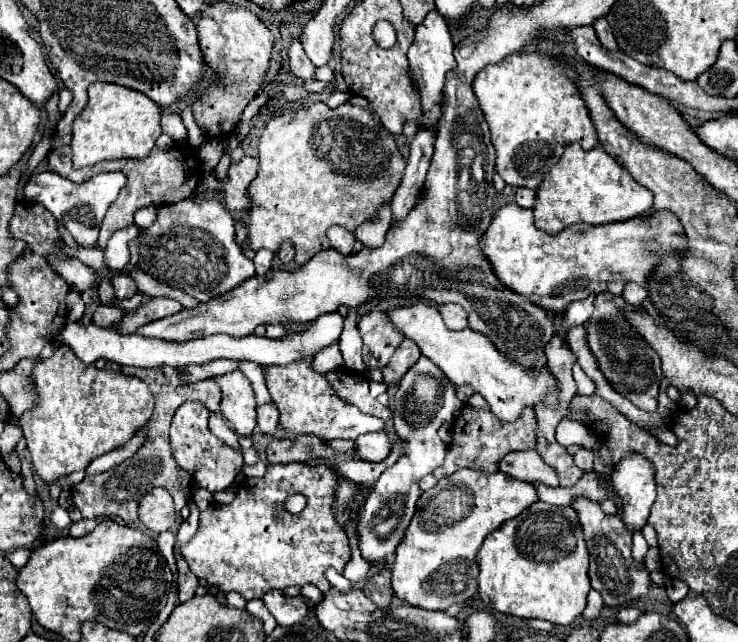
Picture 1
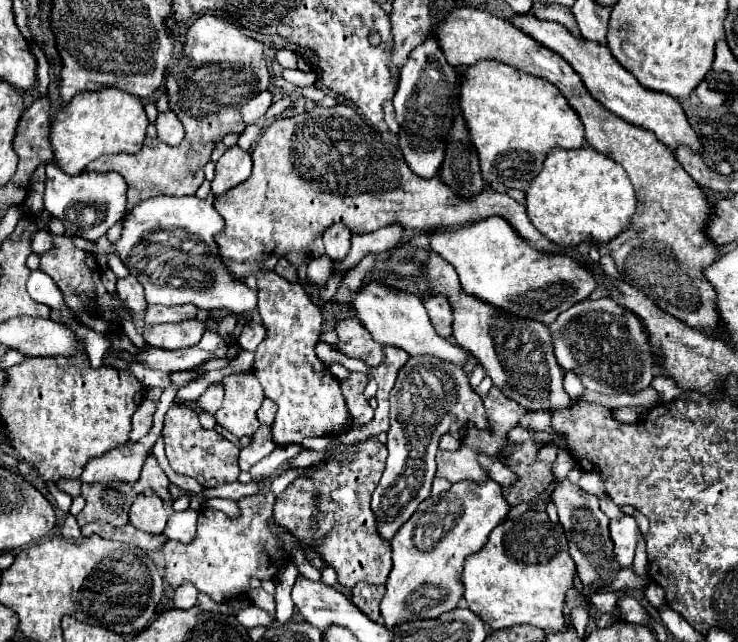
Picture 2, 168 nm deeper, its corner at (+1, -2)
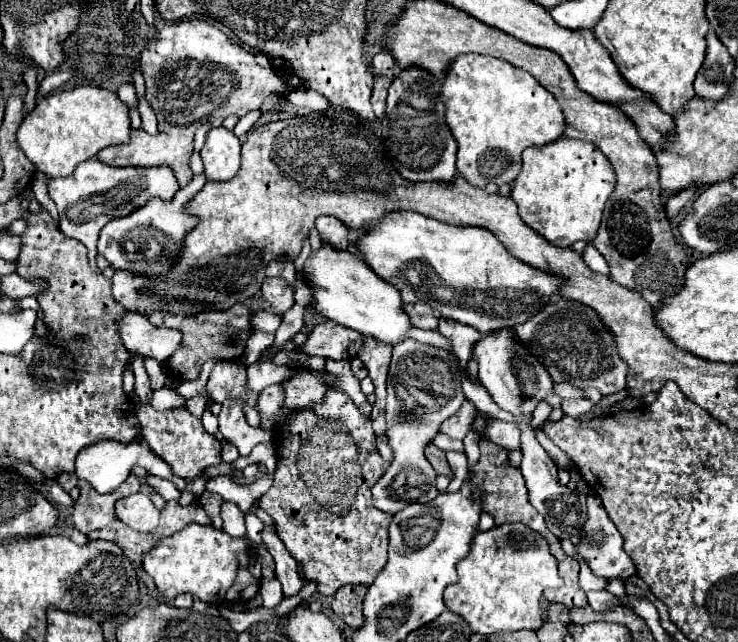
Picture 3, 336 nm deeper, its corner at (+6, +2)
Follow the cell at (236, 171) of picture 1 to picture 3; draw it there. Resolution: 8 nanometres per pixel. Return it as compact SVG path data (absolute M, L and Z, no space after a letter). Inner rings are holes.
M225 127L211 129L205 137L201 159L209 181L229 181L241 165L241 143L233 131Z

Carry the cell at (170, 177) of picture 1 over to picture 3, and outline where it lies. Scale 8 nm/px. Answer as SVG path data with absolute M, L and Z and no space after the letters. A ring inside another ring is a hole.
M201 19L163 23L155 41L141 53L141 71L145 77L145 99L159 121L159 135L153 137L143 129L133 129L127 145L111 145L99 151L97 157L111 167L171 165L183 187L193 177L189 169L193 135L203 123L223 115L247 115L259 109L267 95L275 91L287 93L289 87L271 67L259 67L253 53Z

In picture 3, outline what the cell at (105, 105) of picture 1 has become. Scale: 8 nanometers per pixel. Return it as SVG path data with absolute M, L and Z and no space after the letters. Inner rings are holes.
M81 85L37 99L35 109L25 115L17 129L17 143L35 169L53 179L71 175L81 161L95 157L109 145L127 143L129 135L129 107L121 103L113 91L95 85Z

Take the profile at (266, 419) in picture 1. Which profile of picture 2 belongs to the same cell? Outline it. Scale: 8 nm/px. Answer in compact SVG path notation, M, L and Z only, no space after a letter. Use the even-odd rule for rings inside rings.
M264 399L260 411L258 411L258 421L260 425L272 425L272 419L276 415L276 403L272 403L272 399Z

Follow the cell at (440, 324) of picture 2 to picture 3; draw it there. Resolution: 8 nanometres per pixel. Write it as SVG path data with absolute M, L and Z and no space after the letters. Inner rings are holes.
M417 303L417 305L405 305L403 311L409 315L411 325L419 327L419 329L437 329L439 323L439 313L431 307L427 307L427 303Z

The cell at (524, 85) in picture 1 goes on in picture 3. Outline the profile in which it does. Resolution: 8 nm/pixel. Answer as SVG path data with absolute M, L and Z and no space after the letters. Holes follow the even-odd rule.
M467 53L457 55L439 91L445 103L445 123L457 141L457 173L473 187L513 183L521 171L521 153L531 145L545 145L561 137L563 113L555 97L533 75L507 61Z

